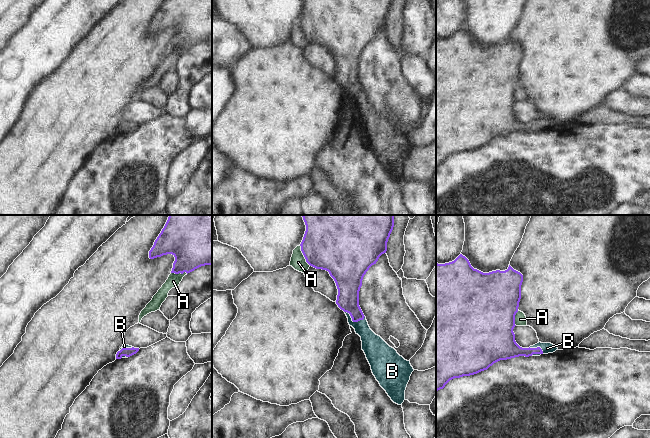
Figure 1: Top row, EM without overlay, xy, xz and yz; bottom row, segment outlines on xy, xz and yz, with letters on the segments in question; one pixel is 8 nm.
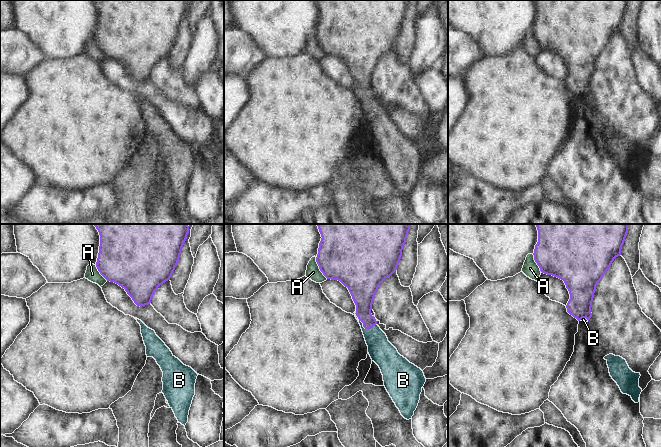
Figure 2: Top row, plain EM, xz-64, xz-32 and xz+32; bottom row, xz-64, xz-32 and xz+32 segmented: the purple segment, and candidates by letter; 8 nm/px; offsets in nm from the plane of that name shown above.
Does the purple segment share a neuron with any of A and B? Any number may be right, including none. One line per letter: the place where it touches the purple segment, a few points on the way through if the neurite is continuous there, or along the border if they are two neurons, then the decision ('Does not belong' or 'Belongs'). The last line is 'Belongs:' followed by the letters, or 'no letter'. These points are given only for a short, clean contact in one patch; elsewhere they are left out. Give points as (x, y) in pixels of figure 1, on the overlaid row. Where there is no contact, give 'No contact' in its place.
A: Touches purple at xz (303, 254). Does not belong
B: Touches purple at xz (353, 321). Path across: xz (347, 300), (353, 311), (353, 321), (367, 335), (373, 345). Belongs
Belongs: B

